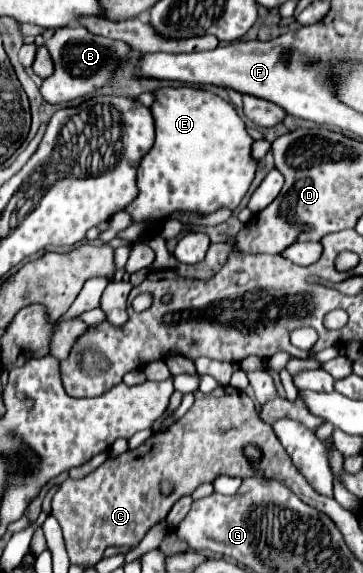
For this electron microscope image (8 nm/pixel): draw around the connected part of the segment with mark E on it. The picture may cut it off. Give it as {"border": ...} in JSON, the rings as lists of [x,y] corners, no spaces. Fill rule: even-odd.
{"border":[[[168,86],[168,88],[158,88],[152,94],[154,94],[154,104],[150,106],[150,110],[154,118],[156,138],[152,150],[144,154],[138,166],[136,174],[138,196],[134,198],[132,204],[124,208],[124,212],[130,214],[132,224],[146,222],[144,230],[146,238],[160,234],[164,218],[172,216],[176,210],[196,212],[196,214],[212,214],[220,208],[236,210],[242,198],[246,196],[258,170],[258,160],[252,156],[254,138],[248,134],[246,124],[236,114],[230,102],[226,102],[224,98],[220,98],[210,90],[192,86],[180,86],[180,88]]]}

